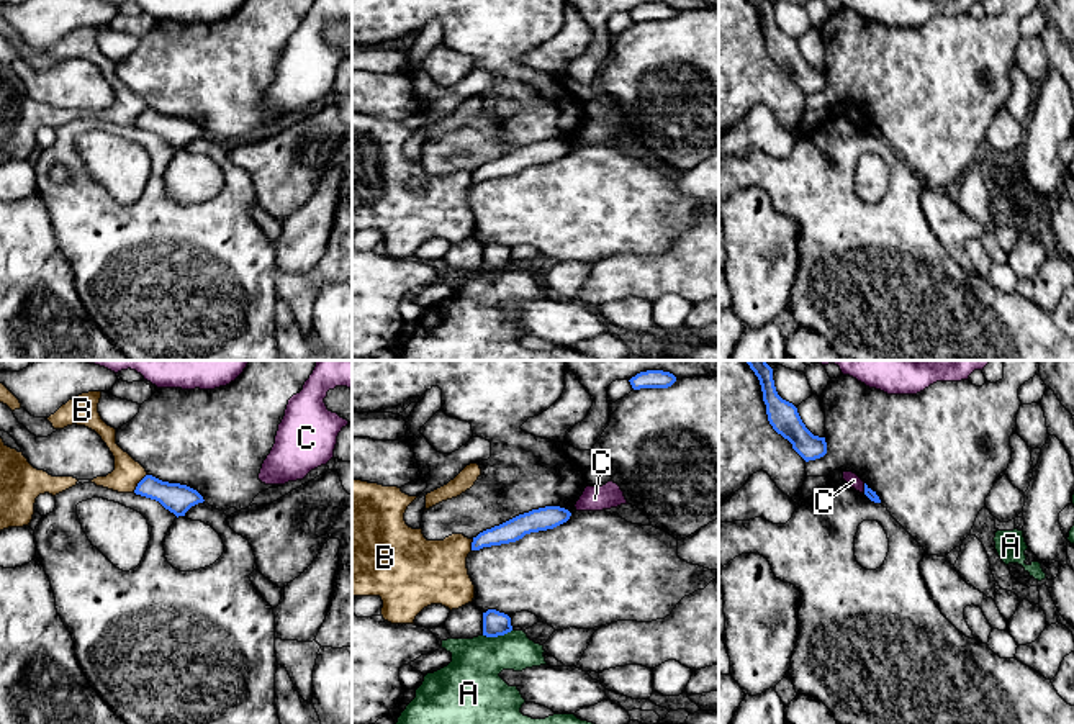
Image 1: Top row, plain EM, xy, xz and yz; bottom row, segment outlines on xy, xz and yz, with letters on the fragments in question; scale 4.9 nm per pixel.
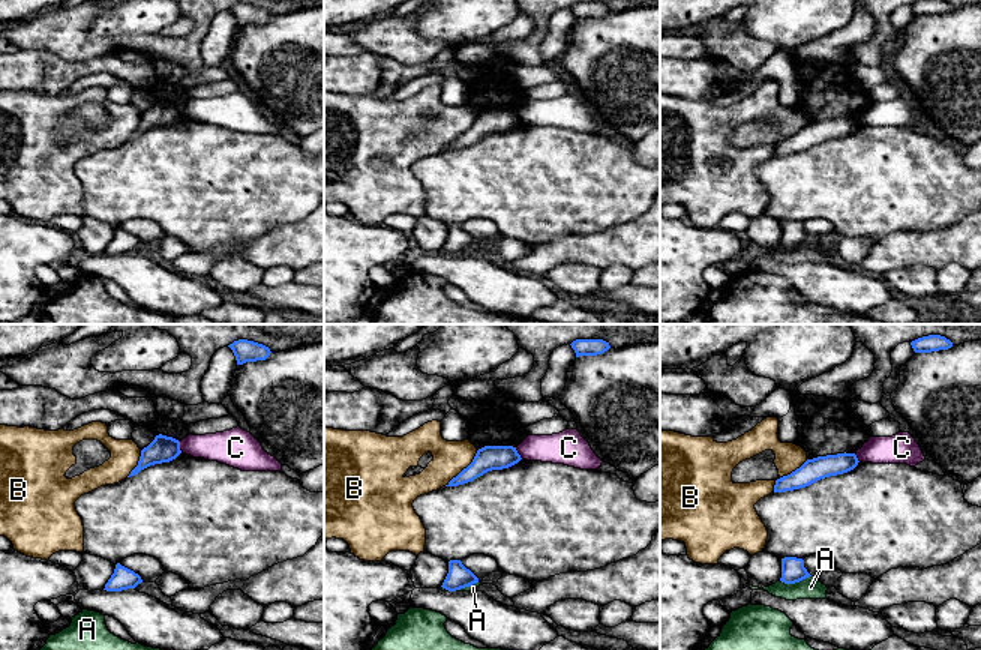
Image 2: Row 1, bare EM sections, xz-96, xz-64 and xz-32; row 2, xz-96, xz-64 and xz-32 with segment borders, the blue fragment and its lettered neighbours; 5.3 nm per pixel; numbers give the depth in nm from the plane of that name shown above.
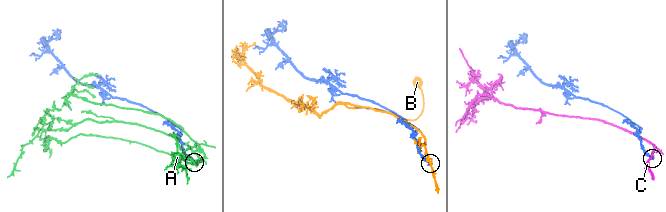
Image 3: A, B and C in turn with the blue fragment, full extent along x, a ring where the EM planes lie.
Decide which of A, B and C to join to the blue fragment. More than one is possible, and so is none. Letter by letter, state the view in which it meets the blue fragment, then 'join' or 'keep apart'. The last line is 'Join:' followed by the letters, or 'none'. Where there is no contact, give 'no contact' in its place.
A: meets blue in xz; keep apart
B: meets blue in xy; keep apart
C: meets blue in yz; keep apart
Join: none

